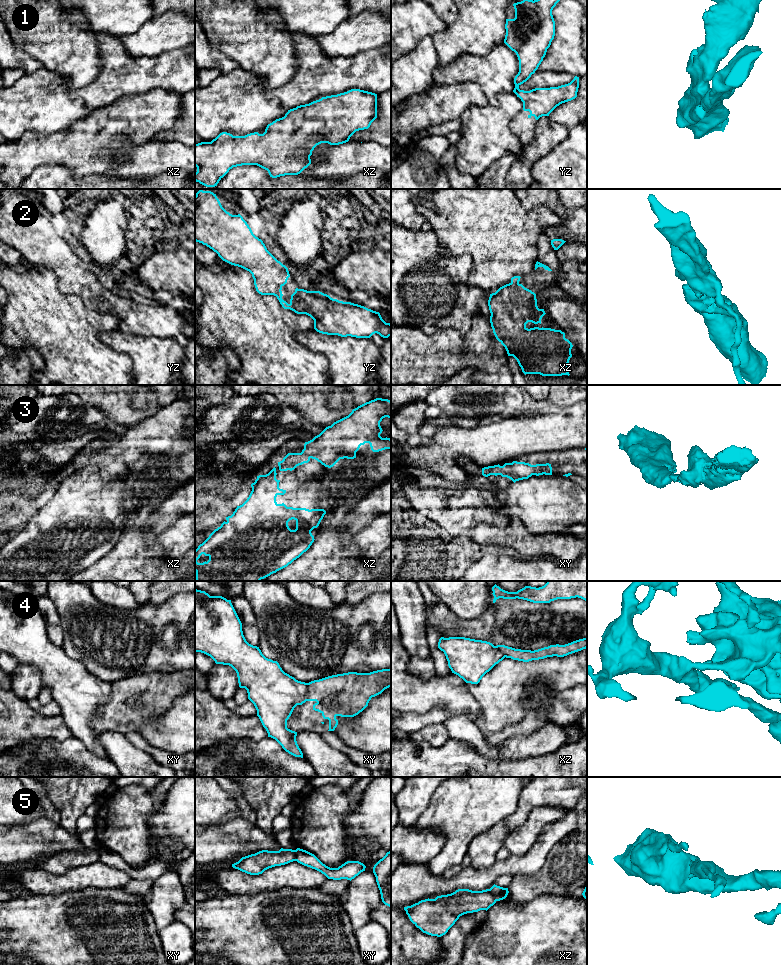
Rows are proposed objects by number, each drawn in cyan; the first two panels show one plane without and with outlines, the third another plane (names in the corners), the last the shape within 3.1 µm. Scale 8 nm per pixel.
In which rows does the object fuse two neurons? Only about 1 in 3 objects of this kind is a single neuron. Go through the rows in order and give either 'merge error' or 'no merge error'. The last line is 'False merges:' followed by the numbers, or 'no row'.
1: no merge error
2: no merge error
3: no merge error
4: merge error
5: merge error
False merges: 4, 5

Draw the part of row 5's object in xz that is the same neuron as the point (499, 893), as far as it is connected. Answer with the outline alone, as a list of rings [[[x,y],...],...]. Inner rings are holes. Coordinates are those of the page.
[[[495,884],[489,890],[496,901],[505,899],[509,893],[508,888],[503,888]]]

